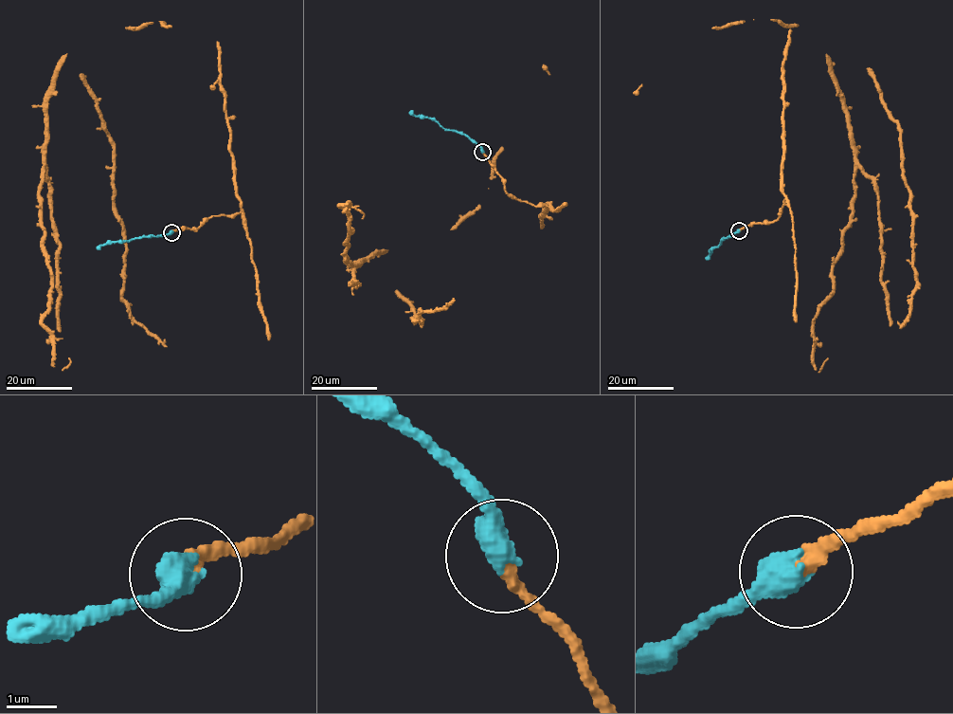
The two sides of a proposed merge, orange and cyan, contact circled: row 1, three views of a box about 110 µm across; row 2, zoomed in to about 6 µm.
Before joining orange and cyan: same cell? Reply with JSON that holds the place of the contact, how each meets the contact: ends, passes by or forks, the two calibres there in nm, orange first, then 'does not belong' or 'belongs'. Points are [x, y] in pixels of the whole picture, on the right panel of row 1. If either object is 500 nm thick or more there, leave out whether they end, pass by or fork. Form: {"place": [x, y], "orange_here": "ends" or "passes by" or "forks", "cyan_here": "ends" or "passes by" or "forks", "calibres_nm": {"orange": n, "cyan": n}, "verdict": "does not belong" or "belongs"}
{"place": [739, 230], "calibres_nm": {"orange": 280, "cyan": 600}, "verdict": "belongs"}

